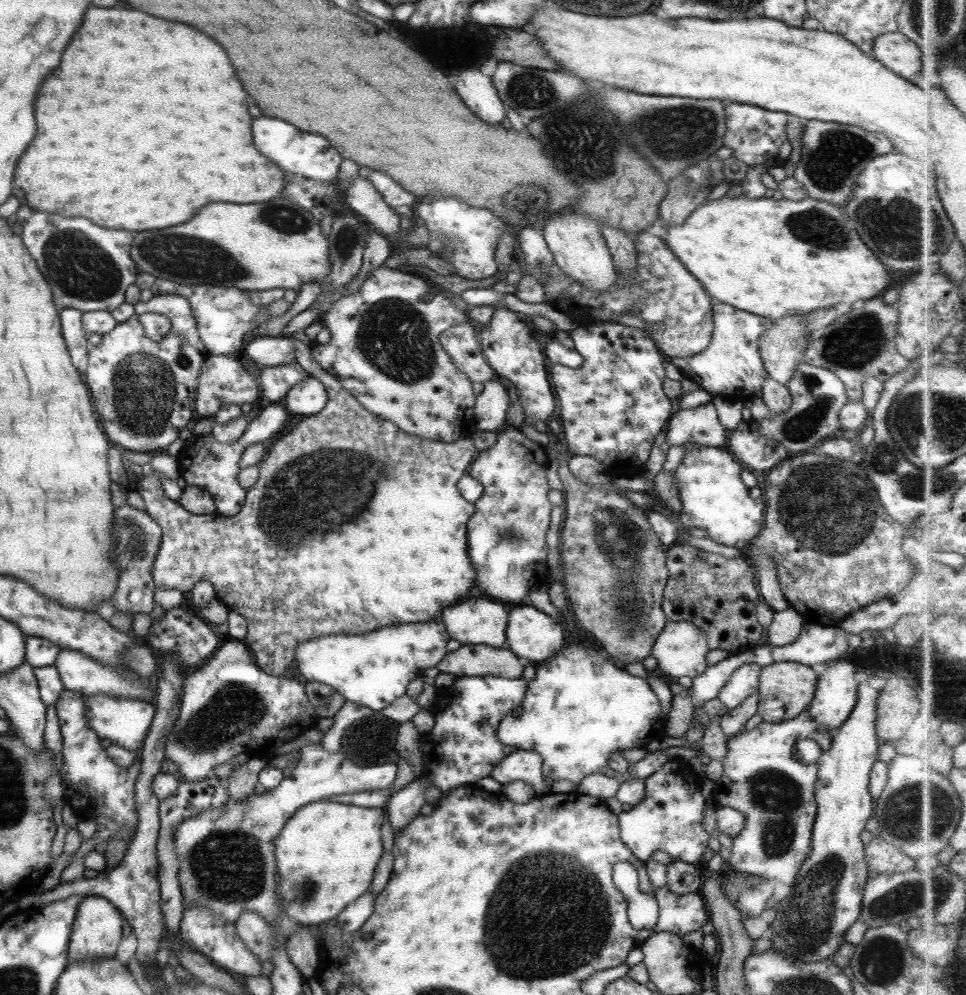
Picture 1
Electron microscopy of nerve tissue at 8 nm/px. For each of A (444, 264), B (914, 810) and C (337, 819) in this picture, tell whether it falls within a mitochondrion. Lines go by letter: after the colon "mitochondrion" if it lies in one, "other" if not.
A: other
B: mitochondrion
C: other

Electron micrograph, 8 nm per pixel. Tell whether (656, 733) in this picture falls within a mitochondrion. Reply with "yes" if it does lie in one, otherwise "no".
no

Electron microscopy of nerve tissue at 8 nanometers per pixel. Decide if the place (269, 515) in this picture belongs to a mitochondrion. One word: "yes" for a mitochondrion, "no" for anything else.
yes

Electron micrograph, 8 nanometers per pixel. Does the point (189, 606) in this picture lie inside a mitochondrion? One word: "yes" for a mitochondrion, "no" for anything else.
no

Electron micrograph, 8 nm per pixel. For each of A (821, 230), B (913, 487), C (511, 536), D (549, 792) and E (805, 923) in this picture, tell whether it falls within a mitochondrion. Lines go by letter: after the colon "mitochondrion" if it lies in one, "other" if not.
A: mitochondrion
B: mitochondrion
C: mitochondrion
D: other
E: mitochondrion

